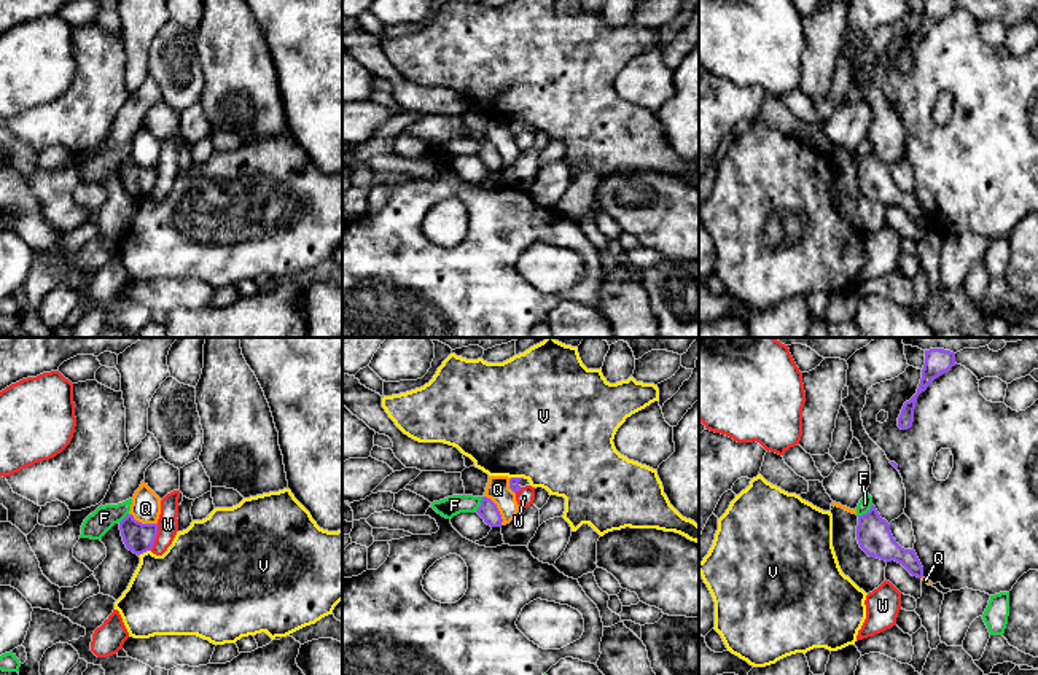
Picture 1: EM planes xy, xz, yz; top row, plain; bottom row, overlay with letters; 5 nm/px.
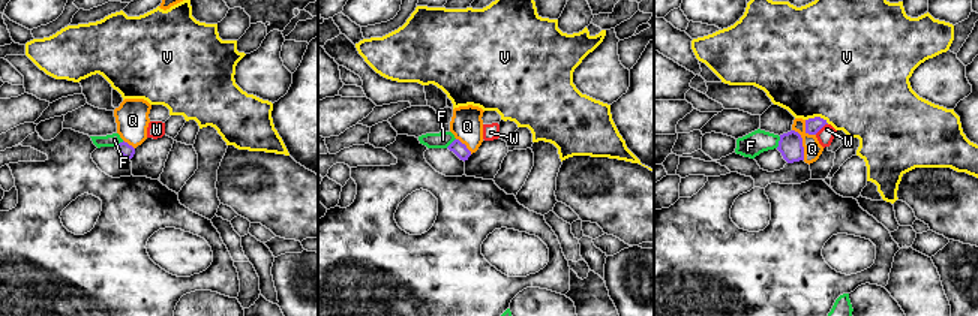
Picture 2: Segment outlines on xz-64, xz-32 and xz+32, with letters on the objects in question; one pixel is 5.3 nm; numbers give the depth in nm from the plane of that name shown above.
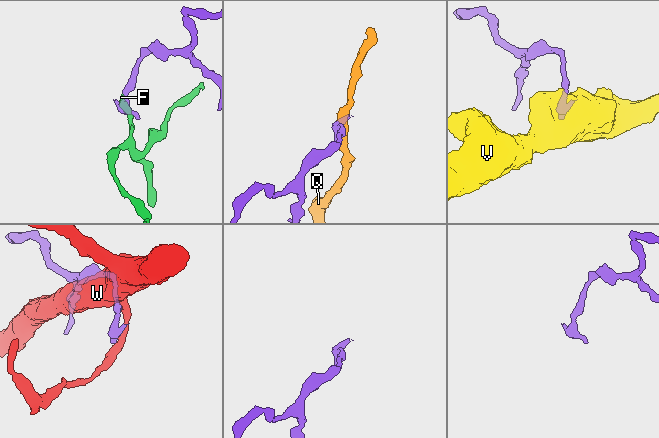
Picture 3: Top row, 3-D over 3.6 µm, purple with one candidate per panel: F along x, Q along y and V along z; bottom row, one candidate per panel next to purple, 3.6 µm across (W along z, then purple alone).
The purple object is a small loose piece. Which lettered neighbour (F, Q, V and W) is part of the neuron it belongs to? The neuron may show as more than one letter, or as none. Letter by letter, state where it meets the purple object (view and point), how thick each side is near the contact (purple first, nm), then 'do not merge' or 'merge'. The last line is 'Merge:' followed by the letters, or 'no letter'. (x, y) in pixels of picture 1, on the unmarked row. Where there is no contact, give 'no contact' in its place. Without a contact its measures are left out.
F: meets purple in yz at (866, 156); 170 nm thick on the purple side, 70 nm on the other; do not merge
Q: meets purple in xz at (497, 153); 90 nm thick on the purple side, 120 nm on the other; do not merge
V: meets purple in xy at (144, 195); 150 nm thick on the purple side, 400 nm on the other; do not merge
W: meets purple in xy at (155, 180); 150 nm thick on the purple side, 110 nm on the other; do not merge
Merge: no letter

